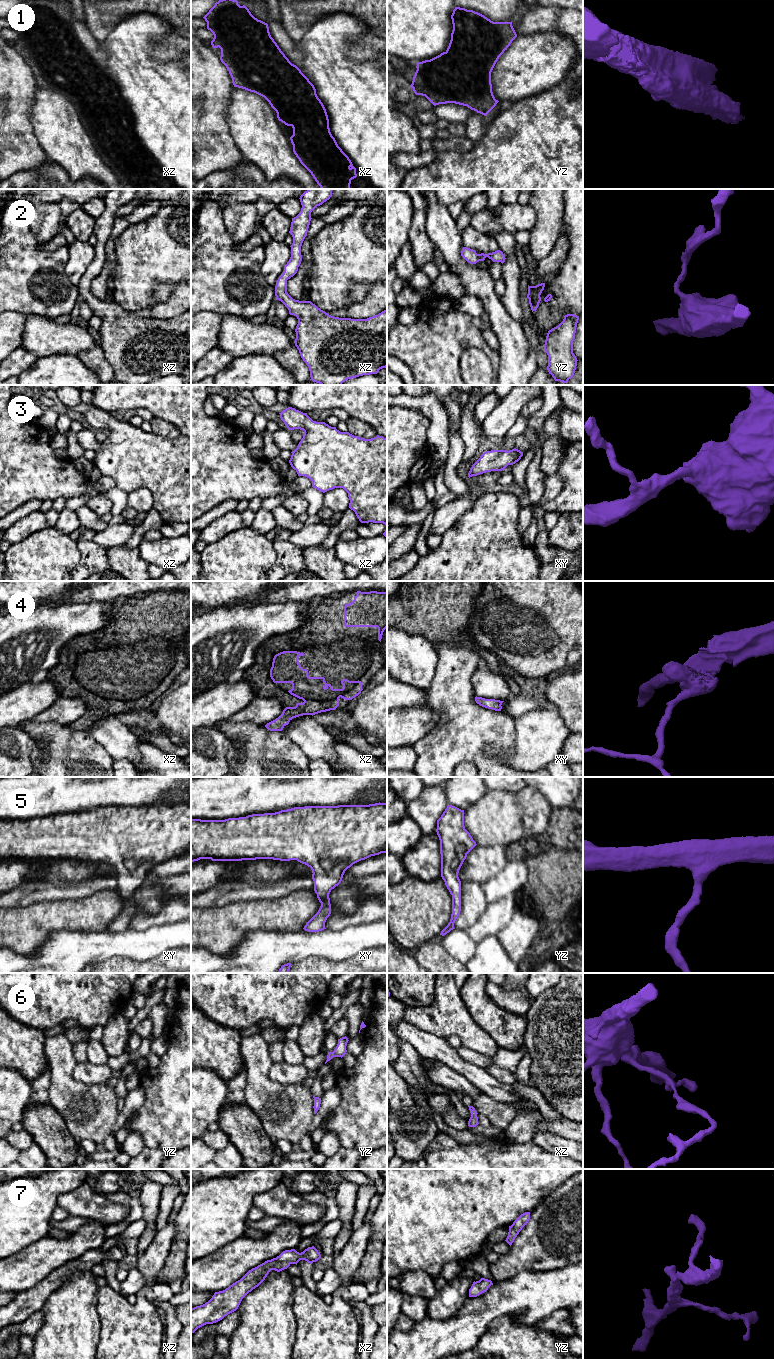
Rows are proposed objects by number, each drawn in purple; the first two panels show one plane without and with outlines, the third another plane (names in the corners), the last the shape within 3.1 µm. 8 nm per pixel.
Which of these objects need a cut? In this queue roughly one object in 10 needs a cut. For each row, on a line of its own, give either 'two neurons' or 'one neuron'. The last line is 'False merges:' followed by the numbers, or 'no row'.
1: one neuron
2: one neuron
3: one neuron
4: one neuron
5: one neuron
6: one neuron
7: one neuron
False merges: no row

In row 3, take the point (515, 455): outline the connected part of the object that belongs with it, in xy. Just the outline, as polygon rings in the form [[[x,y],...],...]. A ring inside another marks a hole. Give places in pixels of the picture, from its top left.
[[[514,448],[512,450],[491,450],[484,452],[480,458],[472,465],[468,477],[477,476],[491,471],[502,471],[508,465],[518,462],[523,456],[523,452]]]

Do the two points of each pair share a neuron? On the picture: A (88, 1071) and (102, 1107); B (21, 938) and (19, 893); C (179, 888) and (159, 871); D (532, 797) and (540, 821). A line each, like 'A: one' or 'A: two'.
A: two
B: two
C: two
D: one

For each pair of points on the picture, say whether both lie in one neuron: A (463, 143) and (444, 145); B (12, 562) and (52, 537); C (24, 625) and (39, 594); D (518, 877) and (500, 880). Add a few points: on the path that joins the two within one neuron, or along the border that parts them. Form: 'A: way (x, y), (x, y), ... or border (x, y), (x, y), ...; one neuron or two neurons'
A: way (458, 144), (449, 144); one neuron
B: way (22, 562), (27, 562), (42, 547); one neuron
C: border (61, 603), (57, 605), (38, 605); two neurons
D: way (514, 877), (504, 880); one neuron

